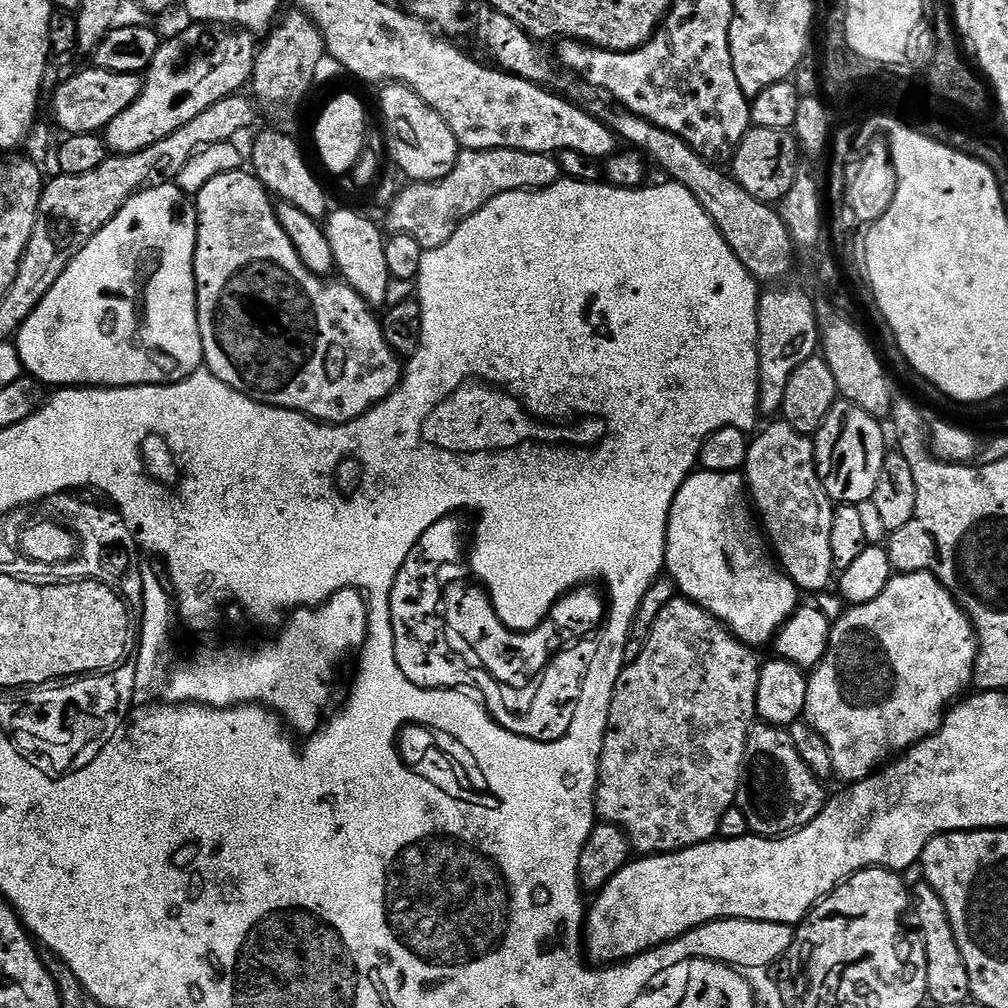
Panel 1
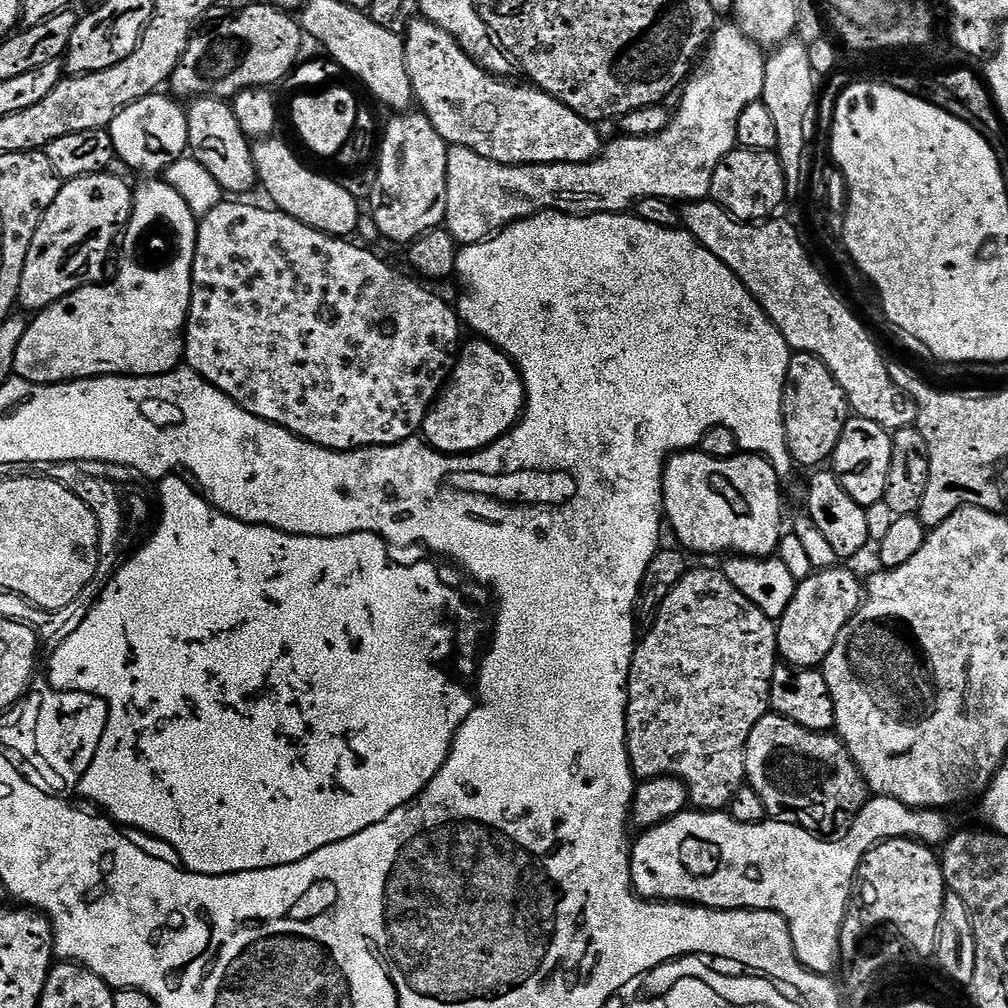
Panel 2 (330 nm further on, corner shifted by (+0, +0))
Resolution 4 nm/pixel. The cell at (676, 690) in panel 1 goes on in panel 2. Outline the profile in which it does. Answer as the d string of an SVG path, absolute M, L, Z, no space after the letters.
M693 567L680 579L678 586L666 594L666 602L660 604L656 611L656 618L652 621L648 632L639 637L636 653L632 656L632 665L628 675L628 713L626 714L626 742L628 743L628 761L632 767L632 775L637 781L658 778L659 776L673 776L686 786L691 807L705 812L718 812L727 809L729 802L740 788L745 787L744 751L746 742L750 738L750 730L763 717L769 715L770 690L772 689L772 675L778 666L776 651L776 625L750 598L746 598L724 577L723 571L712 568Z

